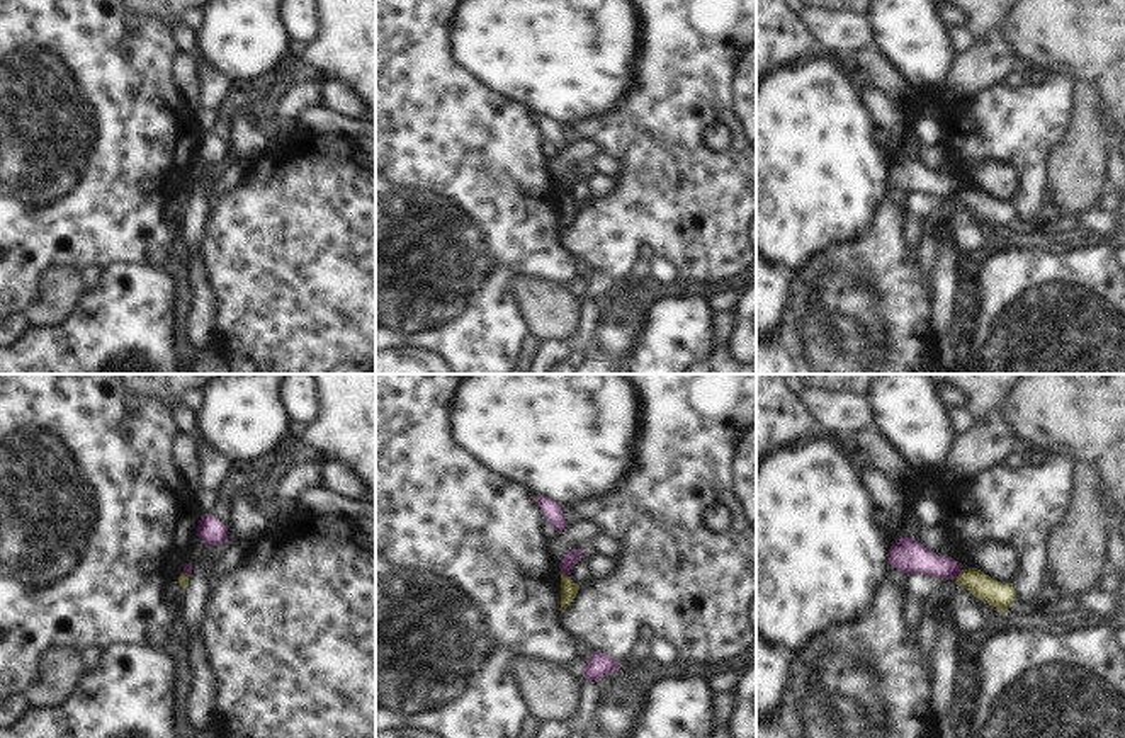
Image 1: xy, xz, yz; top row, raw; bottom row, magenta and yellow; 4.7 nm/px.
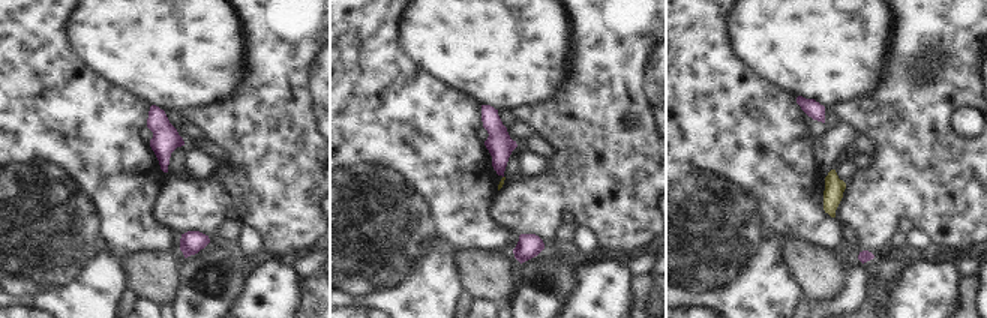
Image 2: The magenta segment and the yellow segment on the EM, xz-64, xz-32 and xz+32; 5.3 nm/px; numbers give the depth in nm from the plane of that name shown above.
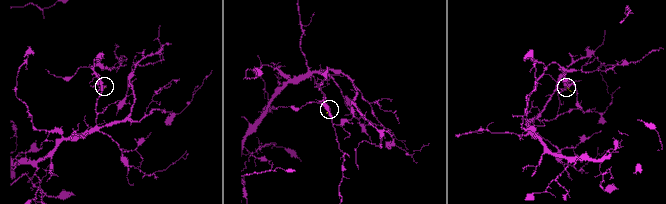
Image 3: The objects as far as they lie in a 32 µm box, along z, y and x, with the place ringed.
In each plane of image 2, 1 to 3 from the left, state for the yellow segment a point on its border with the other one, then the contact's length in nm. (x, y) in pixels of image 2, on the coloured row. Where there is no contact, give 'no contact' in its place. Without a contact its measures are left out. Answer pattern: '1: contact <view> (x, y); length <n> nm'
1: no contact
2: no contact
3: no contact

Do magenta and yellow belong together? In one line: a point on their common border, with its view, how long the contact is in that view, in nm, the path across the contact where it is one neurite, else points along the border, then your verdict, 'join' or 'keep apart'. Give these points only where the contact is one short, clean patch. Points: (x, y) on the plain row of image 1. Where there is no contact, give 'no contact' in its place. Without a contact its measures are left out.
contact xz (565, 193); length 50 nm; border xz (561, 191), (568, 196); keep apart

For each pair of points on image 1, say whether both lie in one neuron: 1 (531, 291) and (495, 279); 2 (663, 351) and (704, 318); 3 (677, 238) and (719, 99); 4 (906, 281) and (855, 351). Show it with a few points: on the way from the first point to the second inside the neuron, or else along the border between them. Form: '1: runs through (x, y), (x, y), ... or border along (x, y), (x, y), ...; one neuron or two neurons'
1: border along (519, 276), (517, 300), (531, 323); two neurons
2: runs through (673, 342), (694, 322); one neuron
3: runs through (675, 204), (675, 143), (685, 133); one neuron
4: runs through (889, 298), (857, 334); one neuron

